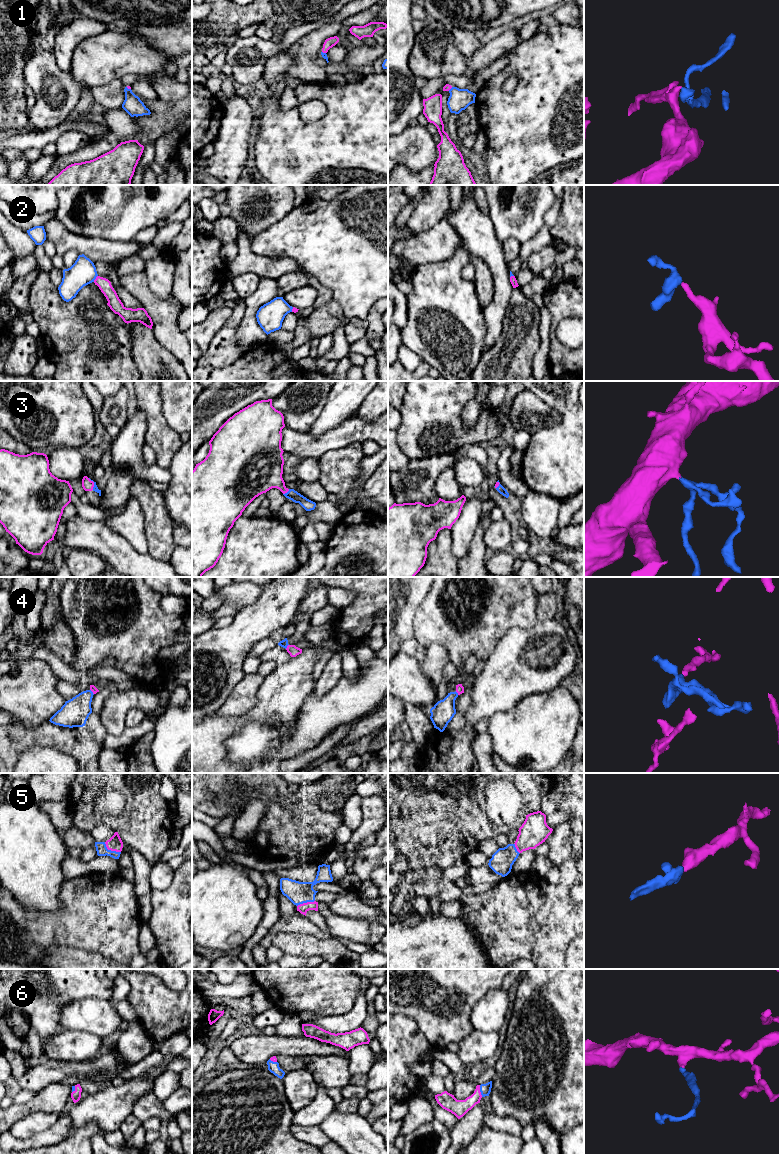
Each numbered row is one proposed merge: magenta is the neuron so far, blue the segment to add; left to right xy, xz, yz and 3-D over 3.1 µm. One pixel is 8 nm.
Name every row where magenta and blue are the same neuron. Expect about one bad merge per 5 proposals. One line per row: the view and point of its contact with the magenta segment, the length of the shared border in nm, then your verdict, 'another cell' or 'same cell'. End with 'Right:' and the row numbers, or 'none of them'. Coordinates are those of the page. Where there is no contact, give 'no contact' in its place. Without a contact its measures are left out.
1: contact xy (128, 88); length 40 nm; same cell
2: contact xy (96, 278); length 70 nm; same cell
3: contact xz (286, 492); length 70 nm; same cell
4: contact xz (287, 646); length 50 nm; same cell
5: contact xy (111, 850); length 160 nm; same cell
6: contact yz (479, 1091); length 100 nm; same cell
Right: 1, 2, 3, 4, 5, 6

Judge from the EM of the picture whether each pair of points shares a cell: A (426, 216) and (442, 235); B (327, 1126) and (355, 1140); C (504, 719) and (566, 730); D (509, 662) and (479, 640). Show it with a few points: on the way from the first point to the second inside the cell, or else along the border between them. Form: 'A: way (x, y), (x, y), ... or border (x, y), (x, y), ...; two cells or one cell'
A: border (448, 205), (438, 221), (416, 235); two cells
B: way (334, 1126), (344, 1129), (348, 1133); one cell
C: way (519, 730), (551, 730); one cell
D: border (508, 631), (497, 643), (493, 652), (484, 660); two cells

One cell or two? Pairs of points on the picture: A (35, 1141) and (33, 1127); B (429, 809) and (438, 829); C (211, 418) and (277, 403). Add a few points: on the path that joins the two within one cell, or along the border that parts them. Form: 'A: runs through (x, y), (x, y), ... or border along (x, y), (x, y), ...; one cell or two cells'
A: border along (54, 1122), (23, 1139), (11, 1134); two cells
B: border along (447, 817), (454, 824), (454, 829), (443, 841); two cells
C: border along (284, 391), (272, 399); two cells

